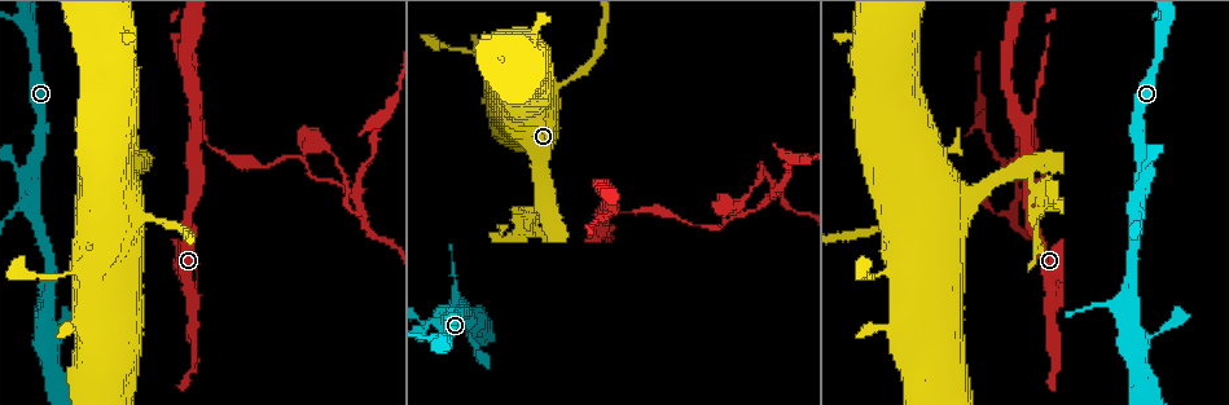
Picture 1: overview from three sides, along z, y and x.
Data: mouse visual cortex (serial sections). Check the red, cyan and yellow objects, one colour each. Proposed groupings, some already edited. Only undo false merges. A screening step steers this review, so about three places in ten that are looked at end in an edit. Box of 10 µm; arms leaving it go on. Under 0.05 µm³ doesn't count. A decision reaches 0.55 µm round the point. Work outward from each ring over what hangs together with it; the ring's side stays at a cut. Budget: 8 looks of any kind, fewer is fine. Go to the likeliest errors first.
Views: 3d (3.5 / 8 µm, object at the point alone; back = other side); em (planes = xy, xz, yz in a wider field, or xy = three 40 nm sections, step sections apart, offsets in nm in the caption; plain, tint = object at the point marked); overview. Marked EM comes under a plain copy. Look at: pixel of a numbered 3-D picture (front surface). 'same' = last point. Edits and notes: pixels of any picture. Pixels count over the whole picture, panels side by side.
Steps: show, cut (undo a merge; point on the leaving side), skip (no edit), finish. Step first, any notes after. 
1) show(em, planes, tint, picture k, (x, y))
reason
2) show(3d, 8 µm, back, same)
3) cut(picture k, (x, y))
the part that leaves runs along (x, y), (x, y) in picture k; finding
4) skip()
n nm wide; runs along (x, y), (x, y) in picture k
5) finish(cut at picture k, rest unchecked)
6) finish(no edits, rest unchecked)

show(3d, 3.5 µm, picture 1, (1024, 133))
side arm on a straight run

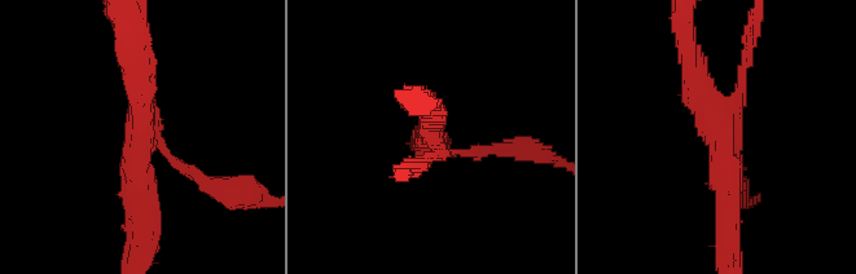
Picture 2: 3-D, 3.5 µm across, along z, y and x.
show(em, planes, tint, picture 2, (722, 138))

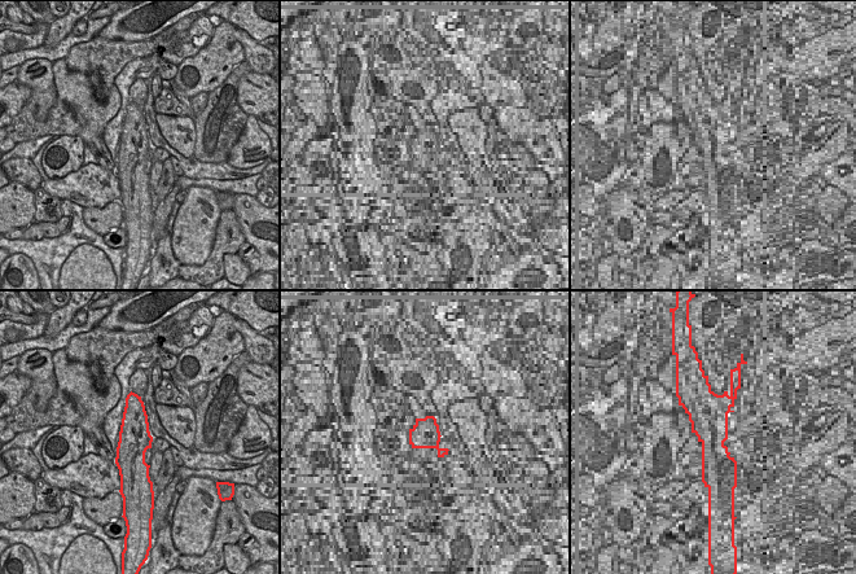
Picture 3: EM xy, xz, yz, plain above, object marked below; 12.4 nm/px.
cut(picture 2, (477, 149))
the part that leaves runs along (442, 146), (545, 157) in picture 2; a second cell is stuck on

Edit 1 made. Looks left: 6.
show(3d, 3.5 µm, back, picture 1, (24, 27))
arms part here

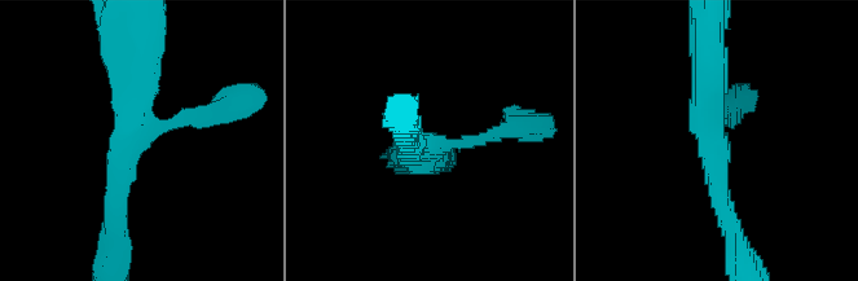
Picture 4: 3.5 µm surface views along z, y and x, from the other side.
show(em, planes, tint, picture 4, (135, 140))
now the EM

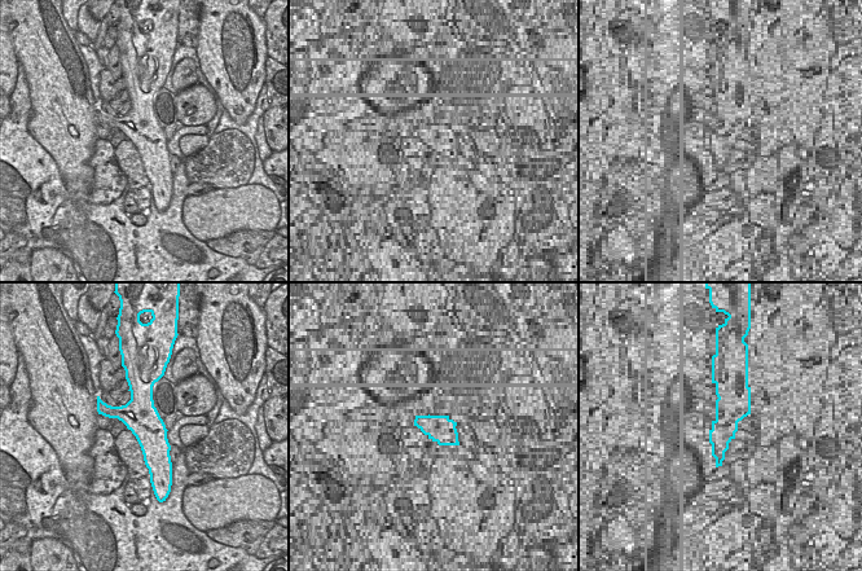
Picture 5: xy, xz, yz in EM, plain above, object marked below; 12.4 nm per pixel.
skip()
440 nm wide; runs along (113, 224), (133, 105), (153, 89) in picture 4; one cell here

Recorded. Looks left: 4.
show(3d, 8 µm, picture 1, (525, 219))

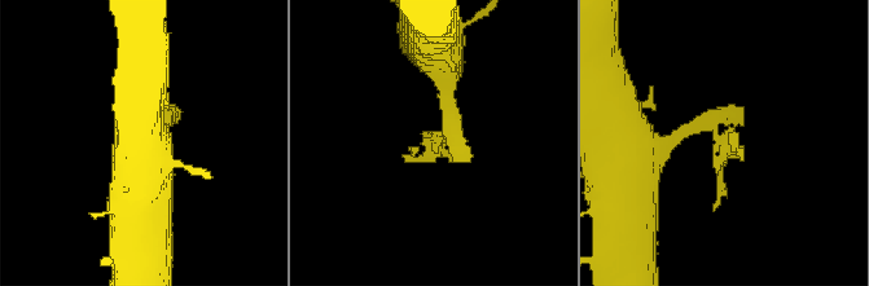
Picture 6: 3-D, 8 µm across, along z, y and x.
show(3d, 3.5 µm, back, same)

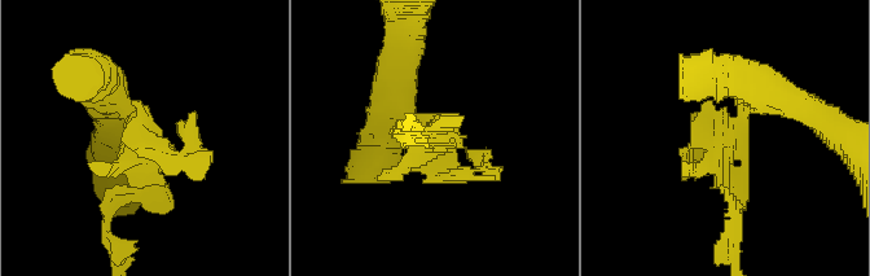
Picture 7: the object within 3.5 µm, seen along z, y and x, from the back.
show(em, xy, step 5, tint, picture 7, (138, 145))
need the tissue

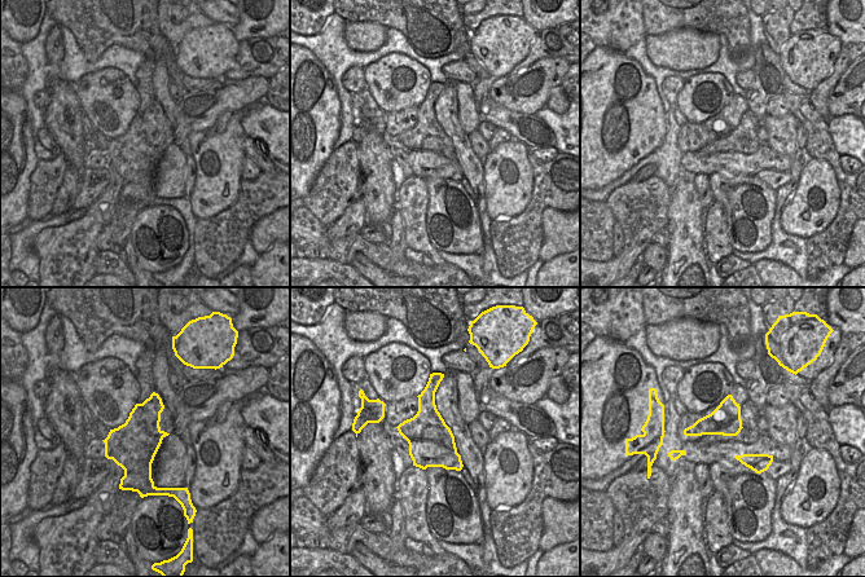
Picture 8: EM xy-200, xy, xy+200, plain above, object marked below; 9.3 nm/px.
cut(picture 7, (439, 156))
the part that leaves runs along (741, 123), (721, 148), (738, 227) in picture 7; two cells meet here

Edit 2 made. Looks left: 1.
finish(cut at picture 2, cut at picture 7, rest unchecked)

